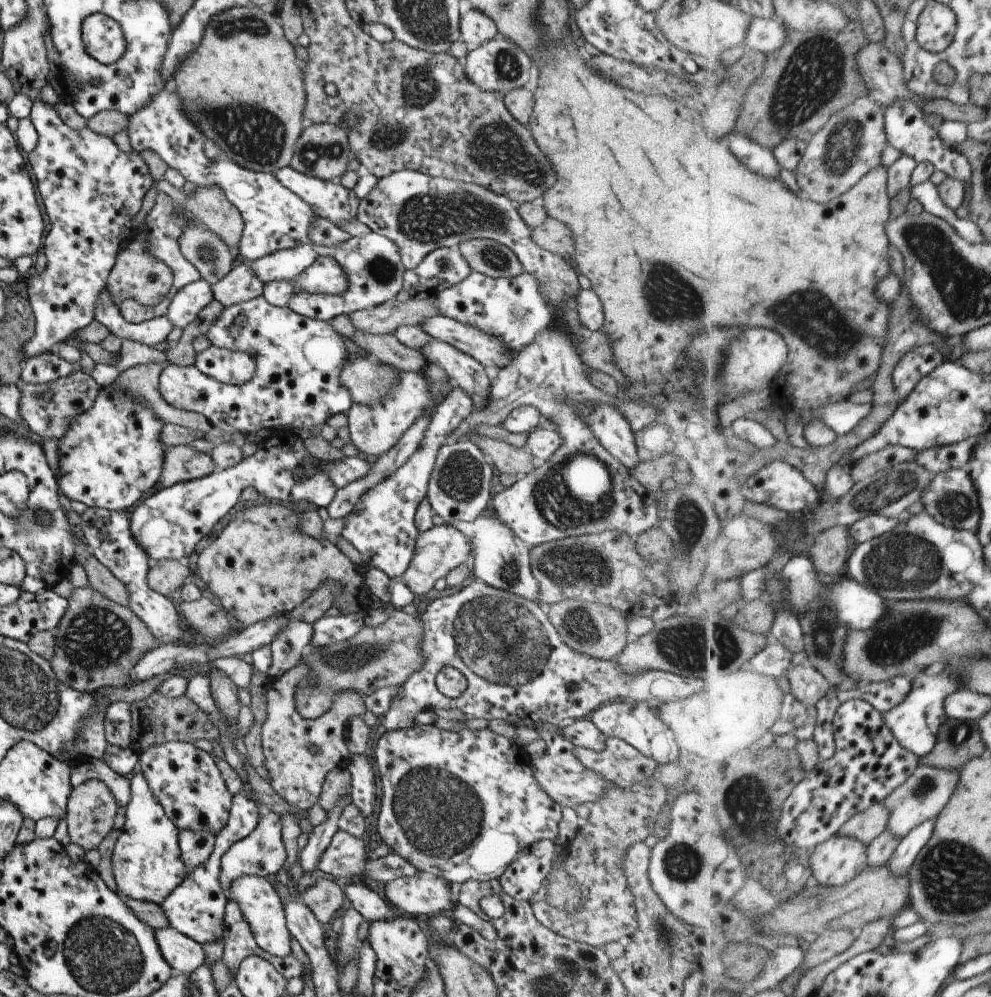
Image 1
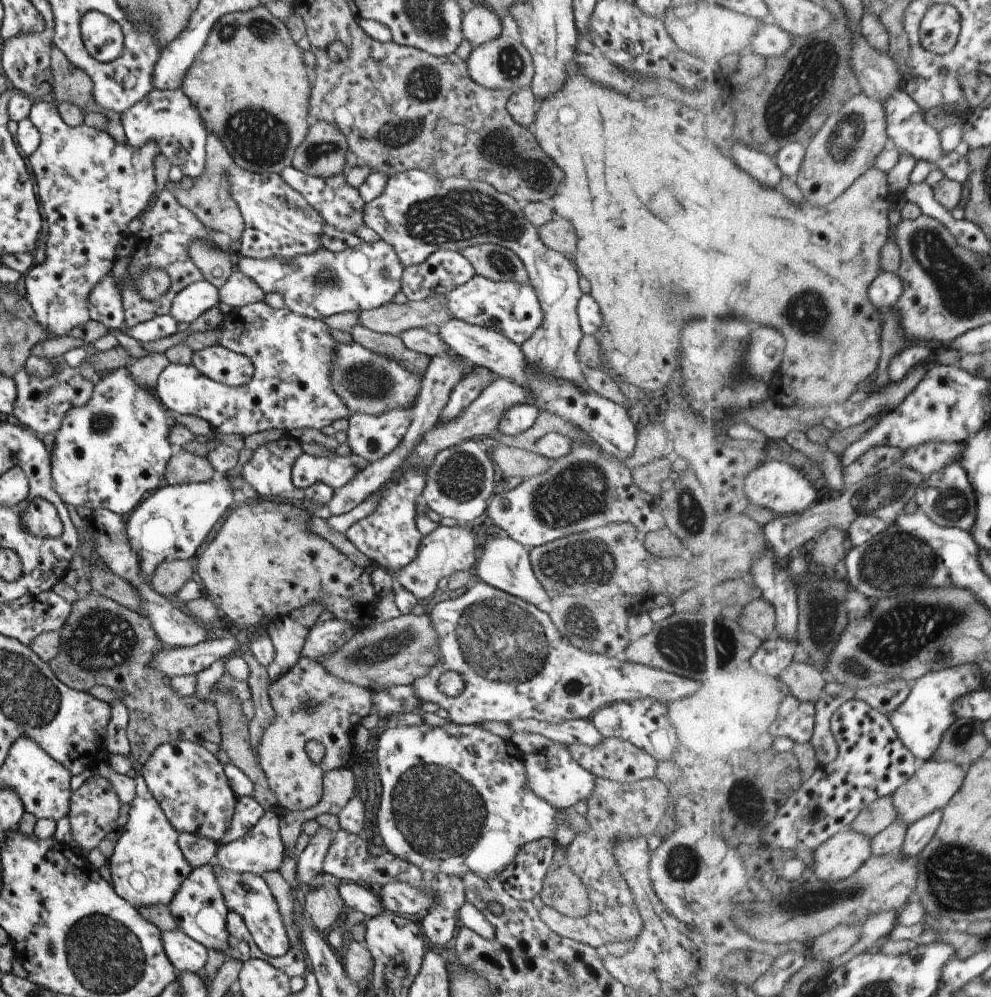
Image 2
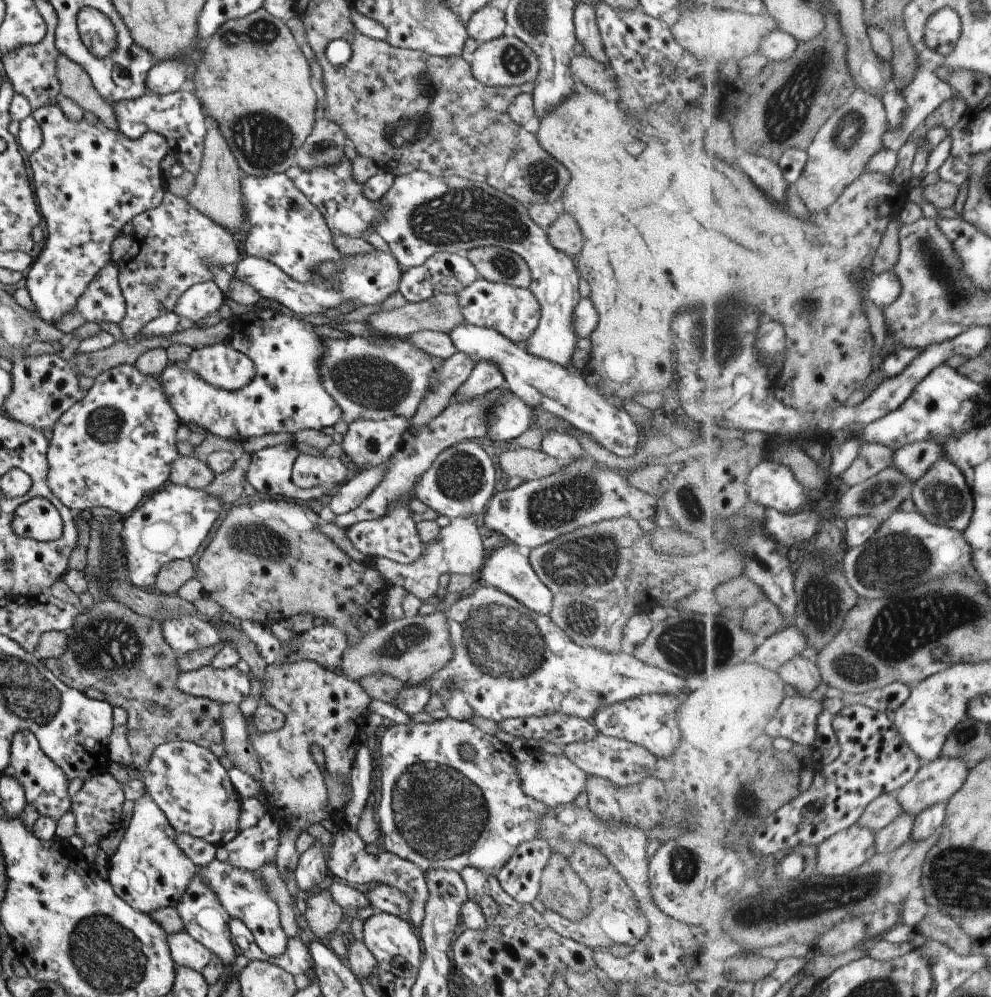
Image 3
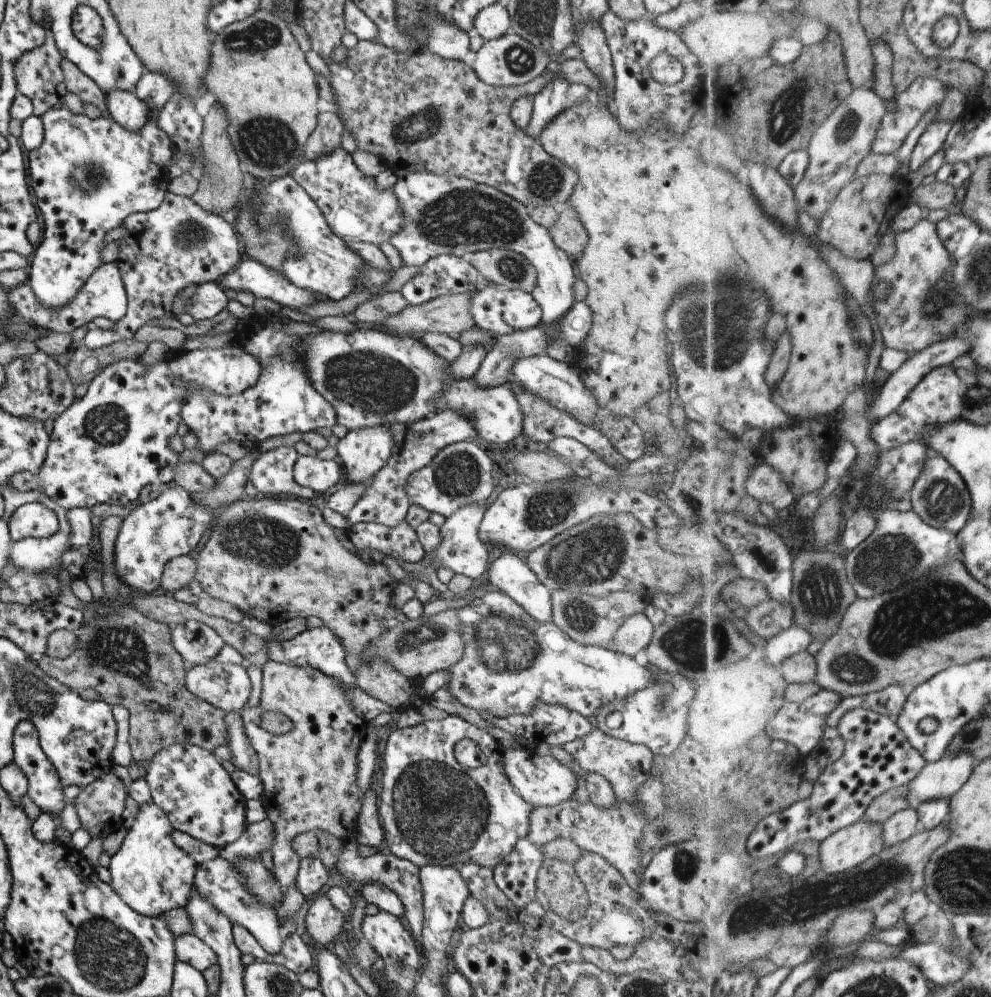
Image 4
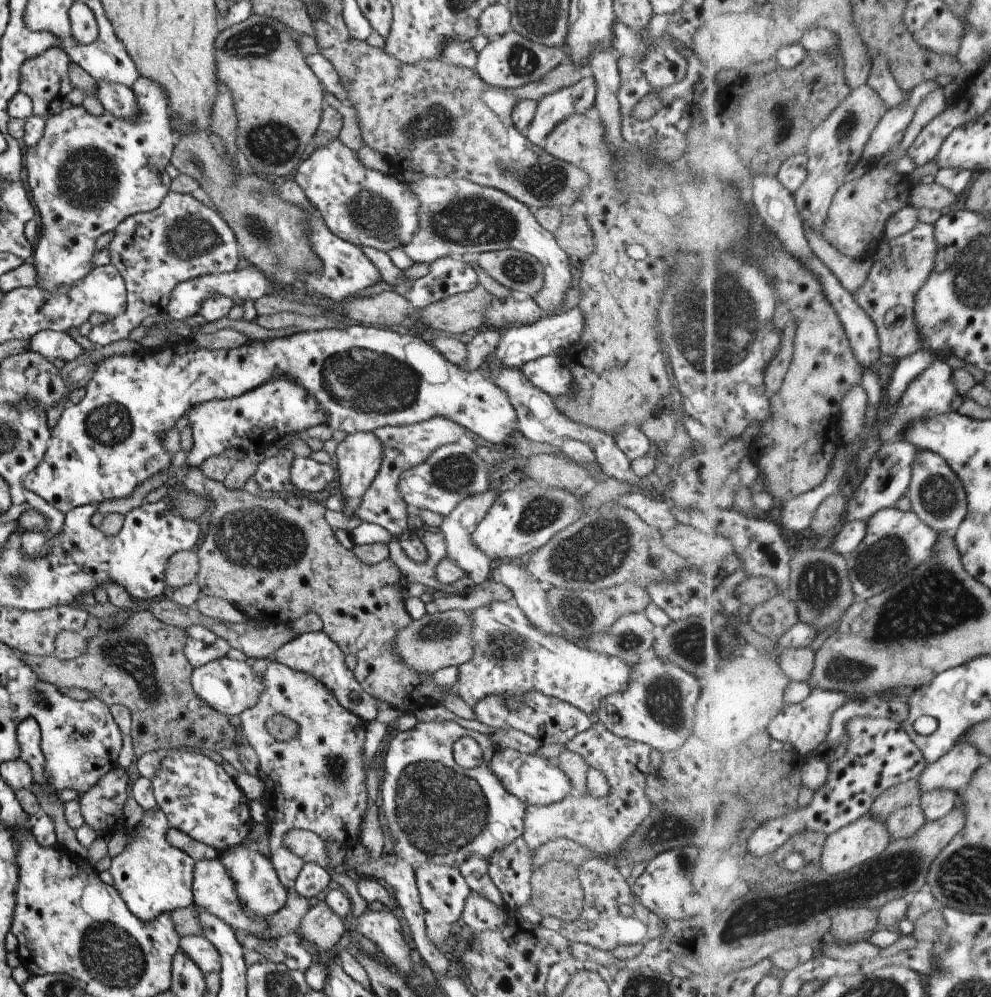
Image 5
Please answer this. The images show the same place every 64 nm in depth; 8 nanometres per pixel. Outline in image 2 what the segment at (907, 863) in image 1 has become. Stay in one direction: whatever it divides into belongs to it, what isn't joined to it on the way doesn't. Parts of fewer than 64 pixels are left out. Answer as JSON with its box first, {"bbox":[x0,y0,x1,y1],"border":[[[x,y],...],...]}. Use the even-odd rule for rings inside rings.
{"bbox":[900,810,942,857],"border":[[[942,810],[928,815],[908,828],[905,843],[900,849],[905,857],[917,857],[933,840],[942,822]]]}

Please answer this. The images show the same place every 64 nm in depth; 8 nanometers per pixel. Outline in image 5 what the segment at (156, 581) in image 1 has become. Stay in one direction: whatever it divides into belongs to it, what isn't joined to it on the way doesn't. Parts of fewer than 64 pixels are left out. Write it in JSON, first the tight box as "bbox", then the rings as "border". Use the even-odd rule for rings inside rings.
{"bbox":[161,551,197,592],"border":[[[180,551],[170,557],[161,579],[169,592],[194,582],[197,572],[196,554],[190,551]]]}

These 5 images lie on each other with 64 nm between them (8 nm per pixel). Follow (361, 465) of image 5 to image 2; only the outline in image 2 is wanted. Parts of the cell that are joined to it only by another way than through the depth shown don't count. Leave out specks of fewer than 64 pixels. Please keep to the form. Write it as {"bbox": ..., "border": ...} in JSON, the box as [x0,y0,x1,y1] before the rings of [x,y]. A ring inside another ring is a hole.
{"bbox":[346,407,409,463],"border":[[[396,407],[377,415],[351,413],[346,431],[346,444],[351,454],[368,463],[389,454],[400,444],[409,427],[409,412],[409,407]]]}

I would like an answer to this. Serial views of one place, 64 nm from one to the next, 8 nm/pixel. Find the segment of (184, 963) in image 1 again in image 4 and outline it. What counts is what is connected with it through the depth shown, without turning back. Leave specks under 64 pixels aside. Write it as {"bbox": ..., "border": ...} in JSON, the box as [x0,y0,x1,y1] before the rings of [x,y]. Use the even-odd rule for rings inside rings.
{"bbox":[174,934,216,973],"border":[[[191,934],[174,937],[174,958],[181,963],[189,964],[199,973],[216,964],[215,954]]]}

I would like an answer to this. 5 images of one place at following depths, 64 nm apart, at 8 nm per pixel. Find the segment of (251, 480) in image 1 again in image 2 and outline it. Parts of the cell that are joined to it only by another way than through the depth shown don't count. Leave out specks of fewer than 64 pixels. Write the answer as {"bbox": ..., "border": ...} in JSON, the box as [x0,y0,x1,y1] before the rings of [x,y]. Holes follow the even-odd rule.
{"bbox":[125,433,334,582],"border":[[[285,433],[281,440],[267,442],[252,452],[252,458],[249,458],[249,461],[240,469],[240,480],[251,485],[258,496],[265,496],[265,498],[281,498],[285,502],[308,500],[312,504],[328,505],[334,490],[323,481],[318,481],[305,489],[296,488],[290,483],[290,469],[301,454],[301,443]],[[223,474],[201,483],[182,483],[161,486],[141,500],[125,516],[129,545],[140,560],[140,568],[148,582],[154,569],[164,561],[186,561],[195,554],[212,526],[227,512],[236,499],[230,480]]]}

